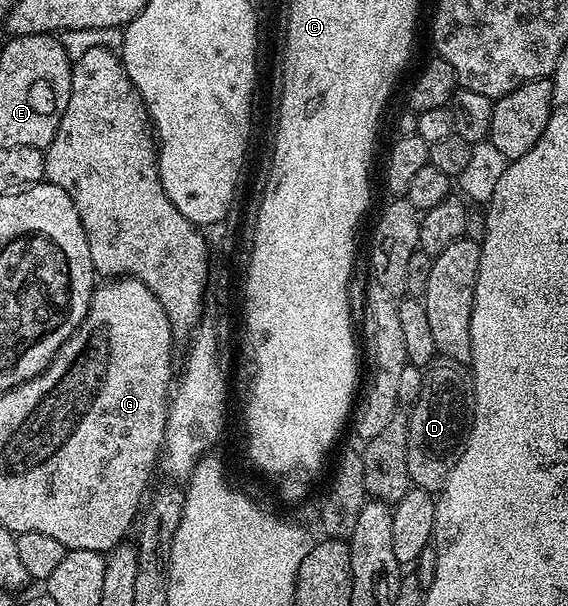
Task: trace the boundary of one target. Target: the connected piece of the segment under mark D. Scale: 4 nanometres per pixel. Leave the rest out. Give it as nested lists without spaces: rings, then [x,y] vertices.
[[[435,358],[422,376],[420,397],[409,408],[408,477],[411,484],[431,493],[441,492],[460,453],[464,453],[474,423],[474,376],[460,361]]]

